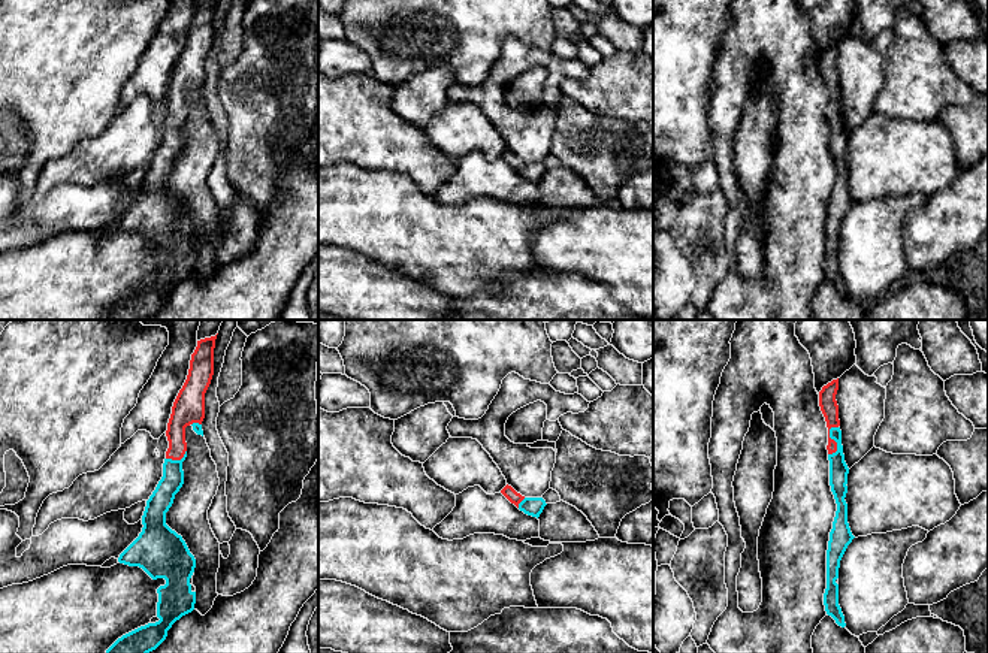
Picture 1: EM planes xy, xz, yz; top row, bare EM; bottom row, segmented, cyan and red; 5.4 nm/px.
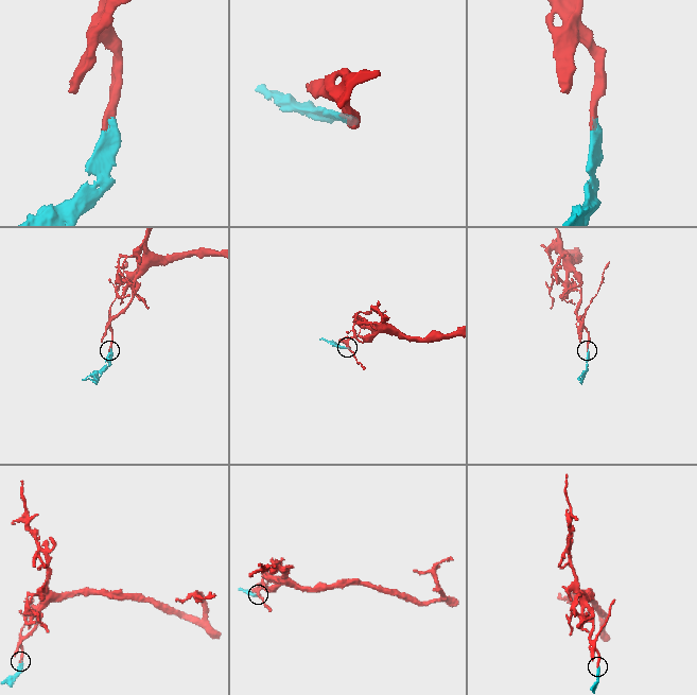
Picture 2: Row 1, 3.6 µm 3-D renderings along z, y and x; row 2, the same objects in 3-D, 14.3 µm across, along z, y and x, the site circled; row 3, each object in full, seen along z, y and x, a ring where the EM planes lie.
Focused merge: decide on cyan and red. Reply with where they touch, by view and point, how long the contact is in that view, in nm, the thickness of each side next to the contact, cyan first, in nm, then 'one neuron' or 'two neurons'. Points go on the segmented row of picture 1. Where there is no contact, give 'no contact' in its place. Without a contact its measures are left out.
yz (833, 438) | 170 nm | 100/100 nm | one neuron

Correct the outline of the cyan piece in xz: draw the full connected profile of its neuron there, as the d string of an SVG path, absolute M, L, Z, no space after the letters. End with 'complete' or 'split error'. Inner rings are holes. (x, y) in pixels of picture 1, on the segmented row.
M508 484L501 490L501 493L520 511L537 519L543 513L544 507L547 505L543 498L525 498Z | split error

